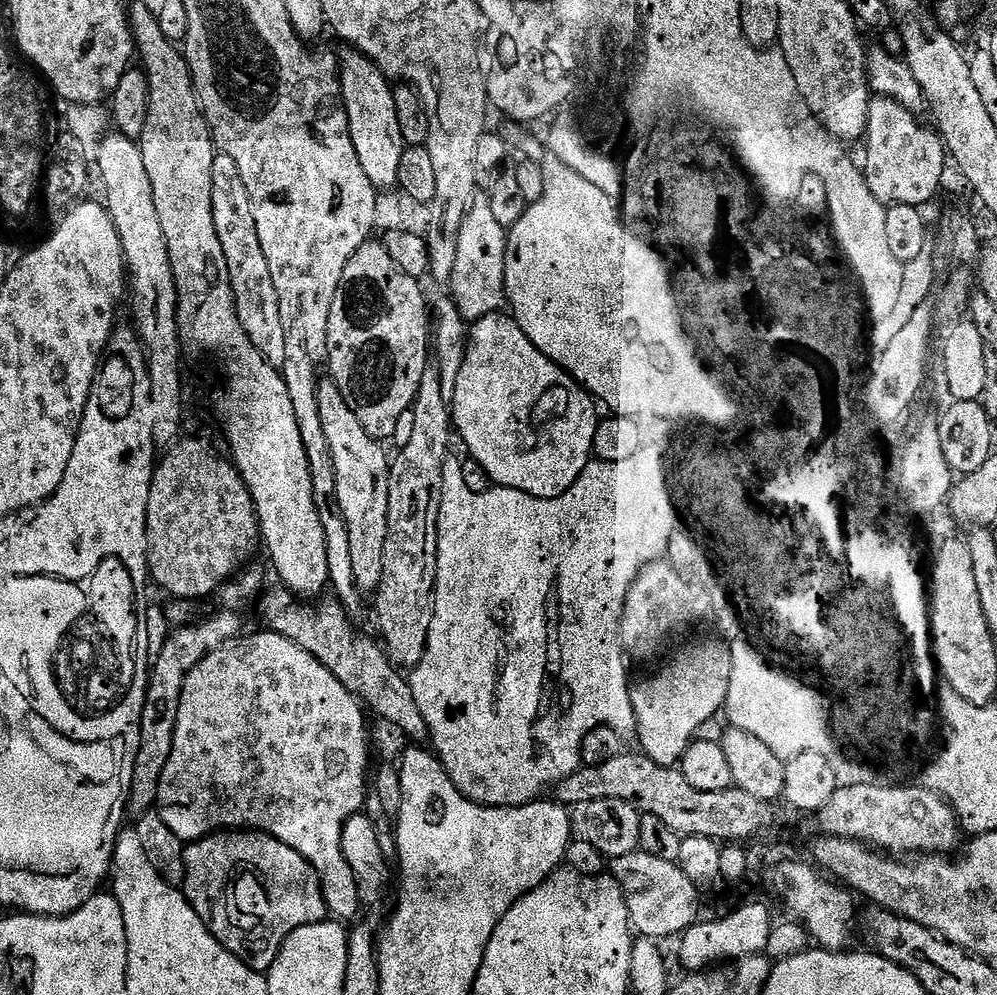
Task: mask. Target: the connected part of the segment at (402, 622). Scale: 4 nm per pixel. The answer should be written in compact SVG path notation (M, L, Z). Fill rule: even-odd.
M444 380L441 384L432 384L432 382L425 383L422 389L422 395L419 397L418 403L414 408L416 425L413 426L412 437L408 440L408 449L405 450L404 457L400 460L400 465L396 464L395 467L392 468L392 481L390 482L389 490L389 532L385 548L385 562L387 564L387 569L384 572L384 583L378 592L378 595L380 595L380 601L377 602L376 608L380 611L380 624L384 627L385 641L383 640L383 643L386 645L387 651L391 653L401 665L408 664L407 666L415 666L419 664L420 660L424 657L425 650L428 648L428 639L430 638L430 632L432 630L432 613L436 603L436 571L438 570L438 554L440 553L440 530L438 525L442 515L442 505L446 500L446 465L450 460L450 457L448 457L448 443L451 442L452 436L454 440L454 419L452 417L452 409L449 401L447 399L443 400L440 395L444 395L445 398L448 398L453 395L453 392L454 388L450 380L449 382Z

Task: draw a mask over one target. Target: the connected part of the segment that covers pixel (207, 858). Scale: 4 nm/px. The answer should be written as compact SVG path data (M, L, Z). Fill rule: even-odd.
M221 830L191 841L184 850L182 891L214 938L249 967L263 974L278 958L289 934L307 924L319 924L330 916L324 886L311 862L298 850L286 846L286 842L255 830Z

